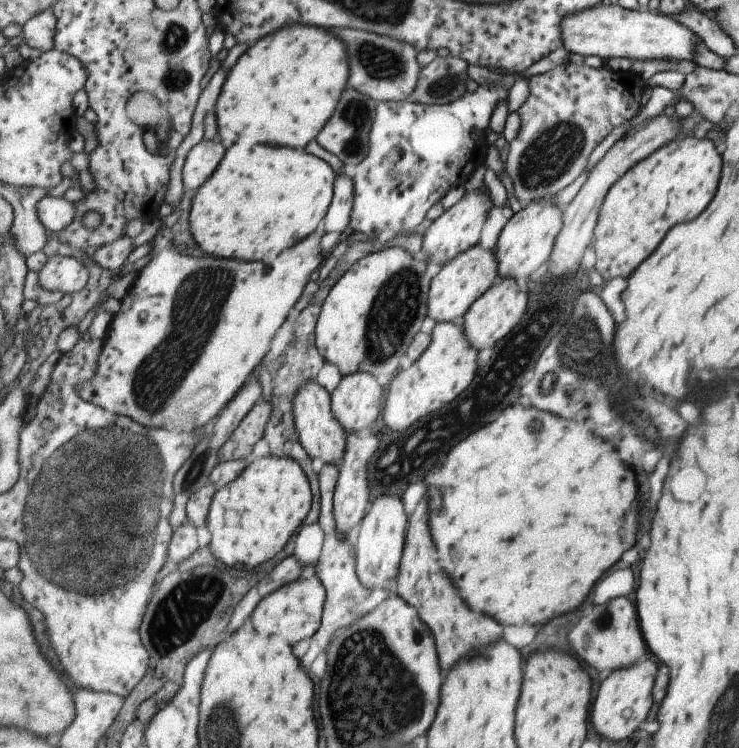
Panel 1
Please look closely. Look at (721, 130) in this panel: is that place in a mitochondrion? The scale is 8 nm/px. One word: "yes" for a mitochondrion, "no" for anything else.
no

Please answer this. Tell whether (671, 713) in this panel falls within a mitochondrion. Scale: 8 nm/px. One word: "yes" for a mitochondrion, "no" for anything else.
no

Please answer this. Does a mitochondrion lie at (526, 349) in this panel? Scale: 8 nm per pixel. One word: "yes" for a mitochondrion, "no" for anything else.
yes

